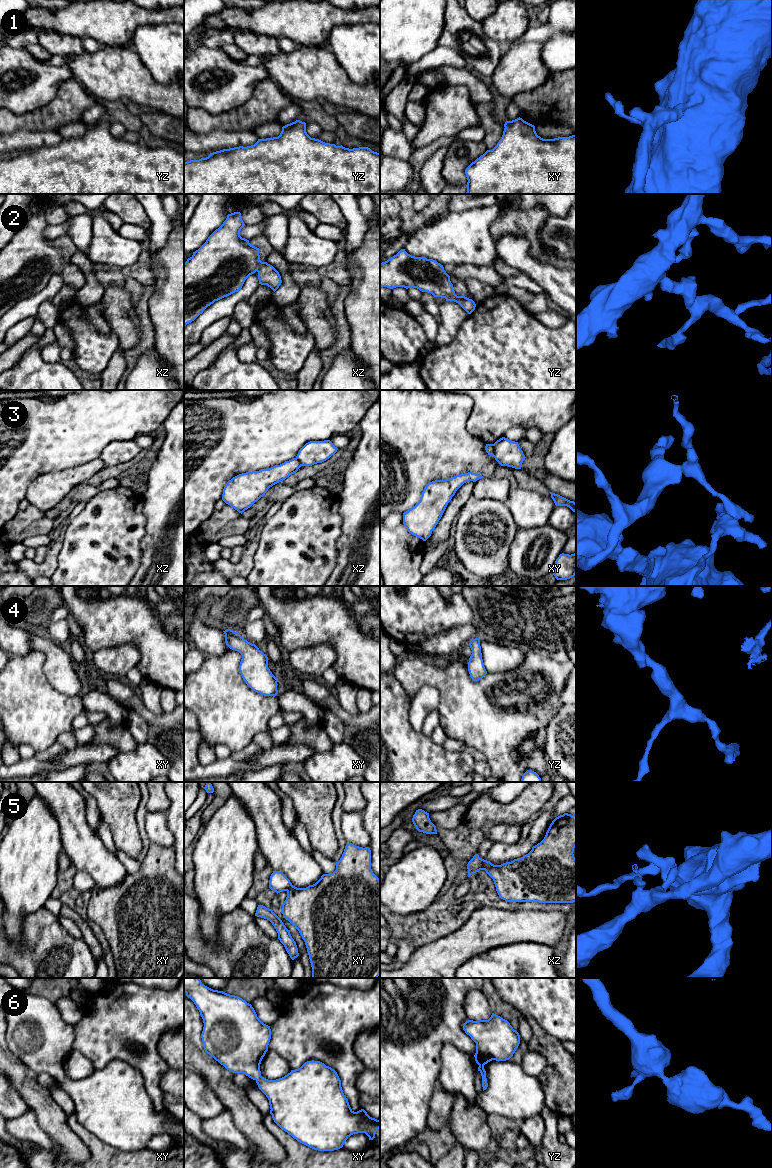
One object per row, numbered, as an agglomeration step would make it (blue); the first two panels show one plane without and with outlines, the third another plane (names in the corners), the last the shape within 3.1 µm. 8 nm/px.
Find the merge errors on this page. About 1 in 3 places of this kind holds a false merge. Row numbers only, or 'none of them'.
3, 5

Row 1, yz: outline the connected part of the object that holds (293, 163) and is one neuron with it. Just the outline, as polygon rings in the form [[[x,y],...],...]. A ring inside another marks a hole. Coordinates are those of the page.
[[[296,120],[283,126],[278,137],[258,139],[252,146],[223,149],[206,158],[184,162],[184,194],[380,194],[380,153],[368,147],[349,149],[311,138],[306,132],[306,123]]]

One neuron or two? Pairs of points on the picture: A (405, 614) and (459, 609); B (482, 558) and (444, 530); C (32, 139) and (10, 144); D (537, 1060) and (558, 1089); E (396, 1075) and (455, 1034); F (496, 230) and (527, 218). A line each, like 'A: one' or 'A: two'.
A: one
B: two
C: one
D: two
E: one
F: one

